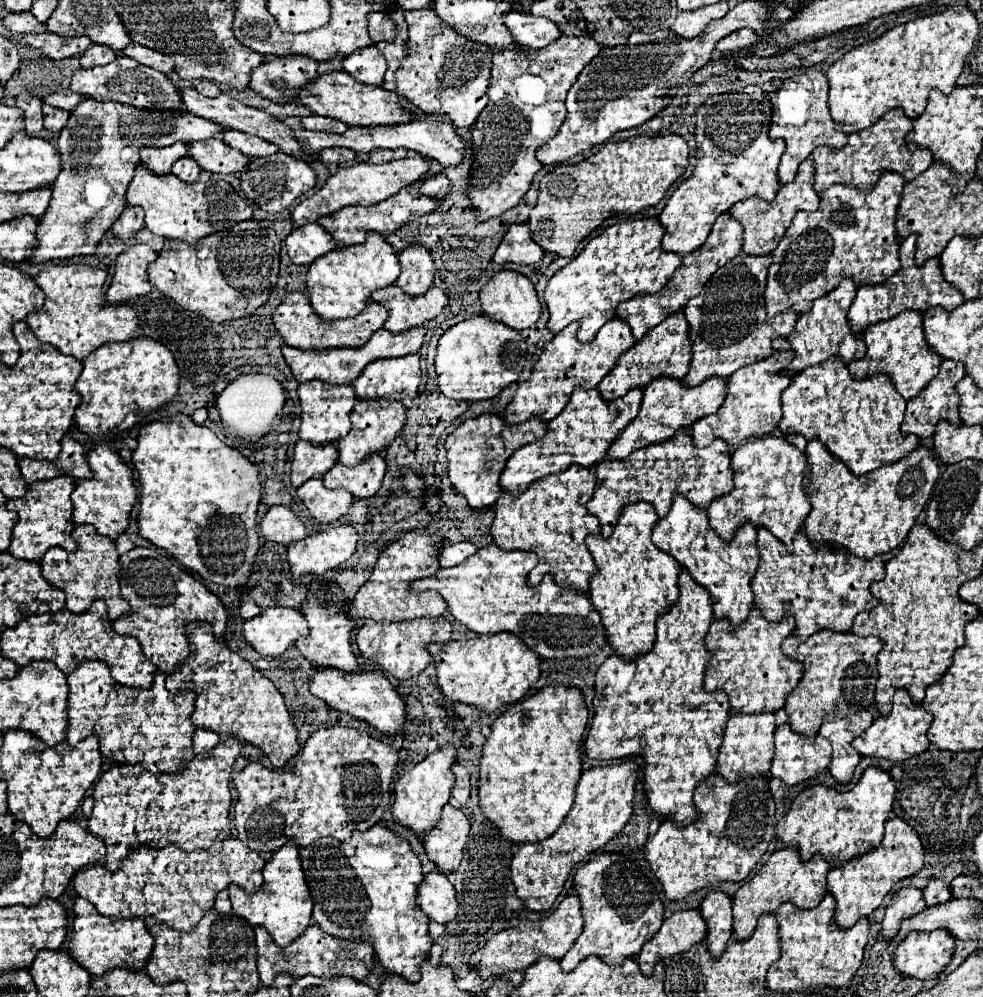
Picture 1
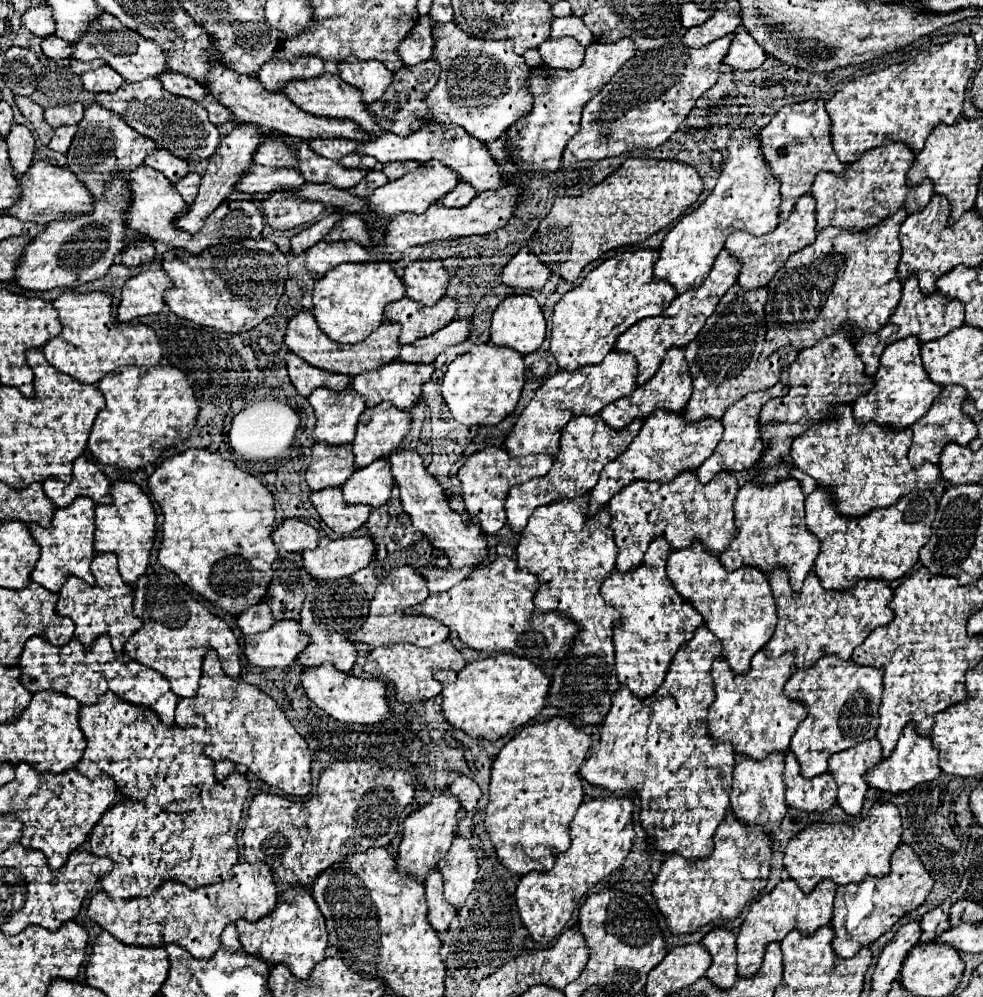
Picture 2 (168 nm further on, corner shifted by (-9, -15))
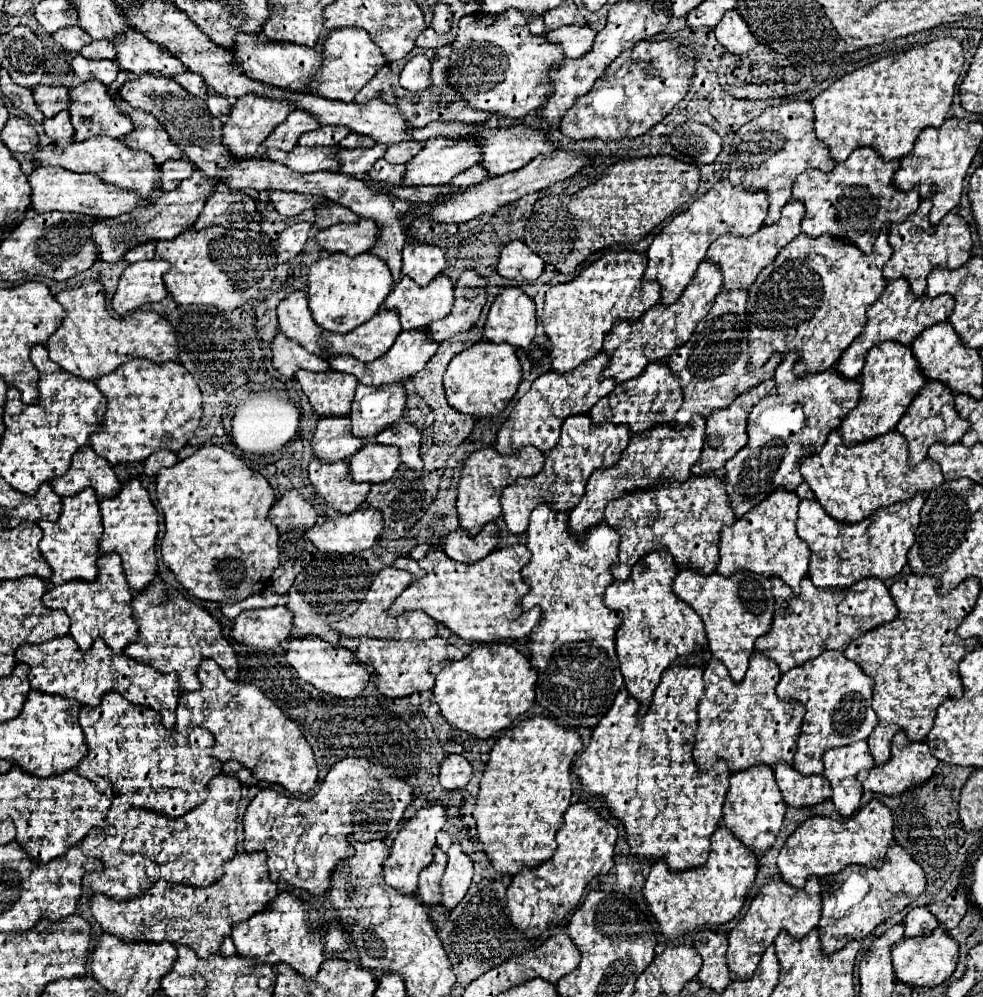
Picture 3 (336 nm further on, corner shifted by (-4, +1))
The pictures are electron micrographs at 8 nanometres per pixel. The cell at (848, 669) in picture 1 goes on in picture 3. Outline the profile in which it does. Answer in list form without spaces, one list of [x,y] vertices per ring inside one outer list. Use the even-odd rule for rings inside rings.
[[[826,650],[818,658],[782,674],[776,686],[780,700],[794,700],[806,708],[792,764],[802,776],[824,772],[822,756],[826,750],[866,740],[872,734],[878,724],[876,712],[872,710],[872,686],[872,678],[864,676],[858,664],[850,662],[836,650]]]

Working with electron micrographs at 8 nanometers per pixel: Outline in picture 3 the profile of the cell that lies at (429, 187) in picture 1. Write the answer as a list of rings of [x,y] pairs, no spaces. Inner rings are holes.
[[[476,164],[476,166],[468,168],[466,172],[462,172],[462,174],[454,176],[450,184],[452,184],[454,188],[468,188],[468,186],[480,184],[480,182],[482,182],[482,180],[486,180],[486,178],[488,178],[488,172],[486,172],[486,168],[484,168],[482,164]]]

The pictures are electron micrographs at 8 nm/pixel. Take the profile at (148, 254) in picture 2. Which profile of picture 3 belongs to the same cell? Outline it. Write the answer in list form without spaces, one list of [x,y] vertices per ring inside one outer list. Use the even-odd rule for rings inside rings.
[[[148,242],[148,244],[140,244],[138,248],[132,248],[126,252],[124,260],[126,262],[138,262],[138,260],[154,260],[156,252],[154,252],[154,242]]]

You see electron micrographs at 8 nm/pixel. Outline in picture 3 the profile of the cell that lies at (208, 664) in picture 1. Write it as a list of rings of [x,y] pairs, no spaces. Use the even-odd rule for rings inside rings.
[[[202,660],[198,668],[202,688],[184,692],[176,708],[176,724],[171,732],[189,734],[192,728],[204,728],[211,733],[208,754],[220,762],[236,760],[260,780],[280,784],[288,792],[306,794],[316,786],[318,766],[310,744],[298,726],[270,700],[266,694],[248,682],[232,682],[214,660]]]

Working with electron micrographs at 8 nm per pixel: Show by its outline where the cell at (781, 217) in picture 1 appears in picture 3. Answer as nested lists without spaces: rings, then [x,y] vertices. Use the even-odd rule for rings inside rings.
[[[788,202],[782,208],[782,216],[776,224],[772,226],[762,226],[754,236],[750,238],[740,238],[740,236],[720,236],[710,248],[706,258],[710,262],[714,262],[716,266],[720,266],[722,270],[722,286],[724,290],[748,290],[756,276],[772,264],[772,260],[776,258],[776,254],[780,252],[780,248],[784,248],[786,244],[790,244],[798,234],[800,234],[800,222],[804,216],[804,206],[800,202]]]

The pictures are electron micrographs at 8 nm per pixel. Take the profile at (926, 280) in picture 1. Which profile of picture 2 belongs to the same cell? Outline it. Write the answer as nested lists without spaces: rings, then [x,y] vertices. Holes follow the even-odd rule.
[[[911,274],[903,282],[903,296],[899,300],[897,310],[889,316],[887,324],[873,334],[863,334],[861,340],[857,342],[857,352],[865,364],[865,374],[869,374],[869,376],[875,374],[875,370],[879,366],[879,356],[887,344],[893,344],[893,342],[907,338],[907,336],[917,336],[921,342],[941,338],[941,336],[949,334],[951,330],[959,328],[963,324],[963,318],[965,318],[965,308],[959,300],[951,300],[939,292],[933,292],[931,296],[923,296],[923,292],[917,284],[917,276]]]

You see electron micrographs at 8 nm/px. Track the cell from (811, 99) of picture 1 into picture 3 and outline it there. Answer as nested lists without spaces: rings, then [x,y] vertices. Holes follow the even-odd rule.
[[[794,100],[794,102],[782,102],[778,106],[770,106],[764,110],[764,114],[740,126],[740,130],[732,140],[726,178],[734,186],[742,184],[748,192],[760,190],[768,194],[770,208],[764,224],[770,226],[780,218],[780,210],[792,198],[792,184],[800,172],[808,168],[832,172],[834,166],[836,164],[830,158],[828,148],[816,140],[812,104],[804,100]]]

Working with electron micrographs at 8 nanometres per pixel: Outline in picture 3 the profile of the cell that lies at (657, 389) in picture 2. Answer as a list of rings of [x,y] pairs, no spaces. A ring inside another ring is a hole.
[[[652,362],[642,376],[616,384],[616,388],[604,396],[592,410],[590,410],[590,418],[594,424],[604,424],[604,422],[612,422],[612,424],[626,424],[630,428],[630,434],[642,434],[658,424],[672,424],[674,422],[674,414],[680,410],[682,406],[682,388],[680,382],[674,378],[674,374],[670,372],[670,368],[664,362]]]

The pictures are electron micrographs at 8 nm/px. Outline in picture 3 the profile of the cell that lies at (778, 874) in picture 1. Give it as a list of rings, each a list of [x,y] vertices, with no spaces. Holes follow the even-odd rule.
[[[774,878],[770,884],[760,888],[758,896],[752,900],[744,918],[728,934],[726,962],[728,962],[730,972],[738,980],[748,980],[754,974],[754,970],[756,970],[762,954],[766,952],[766,948],[774,944],[776,936],[782,930],[786,930],[792,938],[800,940],[810,930],[814,930],[818,926],[820,912],[822,912],[822,896],[820,896],[818,878],[810,878],[810,894],[806,894],[806,890],[798,890],[798,888],[784,884],[780,878]]]

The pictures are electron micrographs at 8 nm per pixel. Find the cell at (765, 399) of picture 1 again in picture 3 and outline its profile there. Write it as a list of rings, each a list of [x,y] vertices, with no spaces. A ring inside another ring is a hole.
[[[766,380],[760,386],[752,388],[750,392],[744,392],[742,396],[738,396],[726,410],[718,410],[714,412],[708,420],[706,420],[706,438],[704,438],[704,448],[702,448],[702,456],[700,460],[692,466],[692,474],[694,476],[704,476],[704,474],[714,474],[716,470],[720,470],[726,460],[730,460],[740,448],[744,448],[748,436],[746,436],[746,420],[750,414],[750,408],[754,408],[754,404],[758,404],[758,400],[762,400],[764,396],[770,396],[776,392],[776,384],[774,380]]]

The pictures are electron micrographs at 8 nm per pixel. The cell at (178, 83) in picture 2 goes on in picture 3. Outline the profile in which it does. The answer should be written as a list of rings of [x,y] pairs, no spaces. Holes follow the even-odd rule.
[[[184,72],[184,74],[174,76],[174,80],[176,80],[184,90],[188,90],[192,96],[198,96],[198,98],[206,100],[206,96],[208,96],[208,86],[204,84],[202,76],[198,76],[198,74],[194,74],[194,72]]]

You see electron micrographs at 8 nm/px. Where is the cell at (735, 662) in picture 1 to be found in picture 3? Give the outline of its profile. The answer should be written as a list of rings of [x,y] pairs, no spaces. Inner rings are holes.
[[[754,652],[750,668],[740,684],[732,682],[722,662],[710,660],[704,670],[704,696],[698,704],[698,728],[694,742],[694,762],[700,772],[710,770],[718,760],[726,760],[730,772],[742,772],[756,764],[774,768],[778,762],[792,764],[798,728],[802,726],[804,708],[800,704],[782,702],[776,696],[780,668],[762,652]]]

